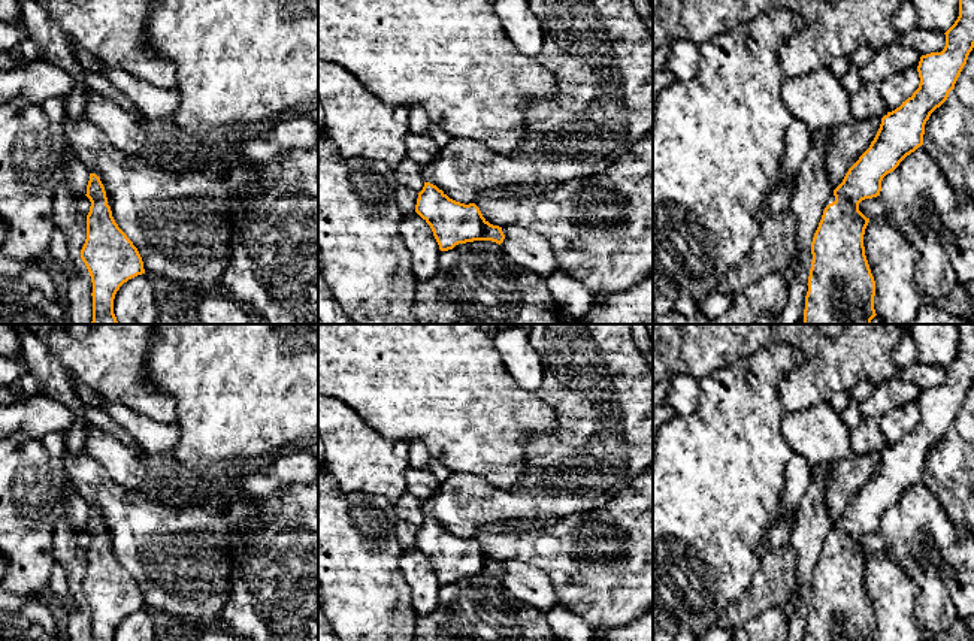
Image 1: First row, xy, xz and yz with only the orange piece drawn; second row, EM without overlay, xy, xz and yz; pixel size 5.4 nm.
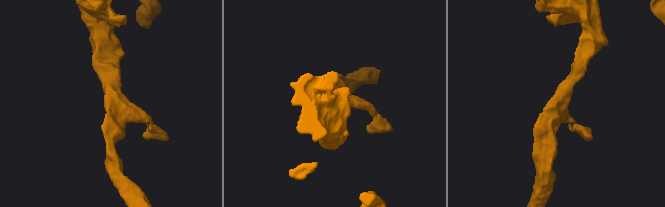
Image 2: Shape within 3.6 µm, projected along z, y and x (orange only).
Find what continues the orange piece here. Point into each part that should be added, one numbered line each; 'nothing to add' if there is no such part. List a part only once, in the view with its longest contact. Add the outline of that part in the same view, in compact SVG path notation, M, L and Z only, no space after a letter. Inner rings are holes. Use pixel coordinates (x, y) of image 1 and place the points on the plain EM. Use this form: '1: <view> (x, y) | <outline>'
nothing to add

